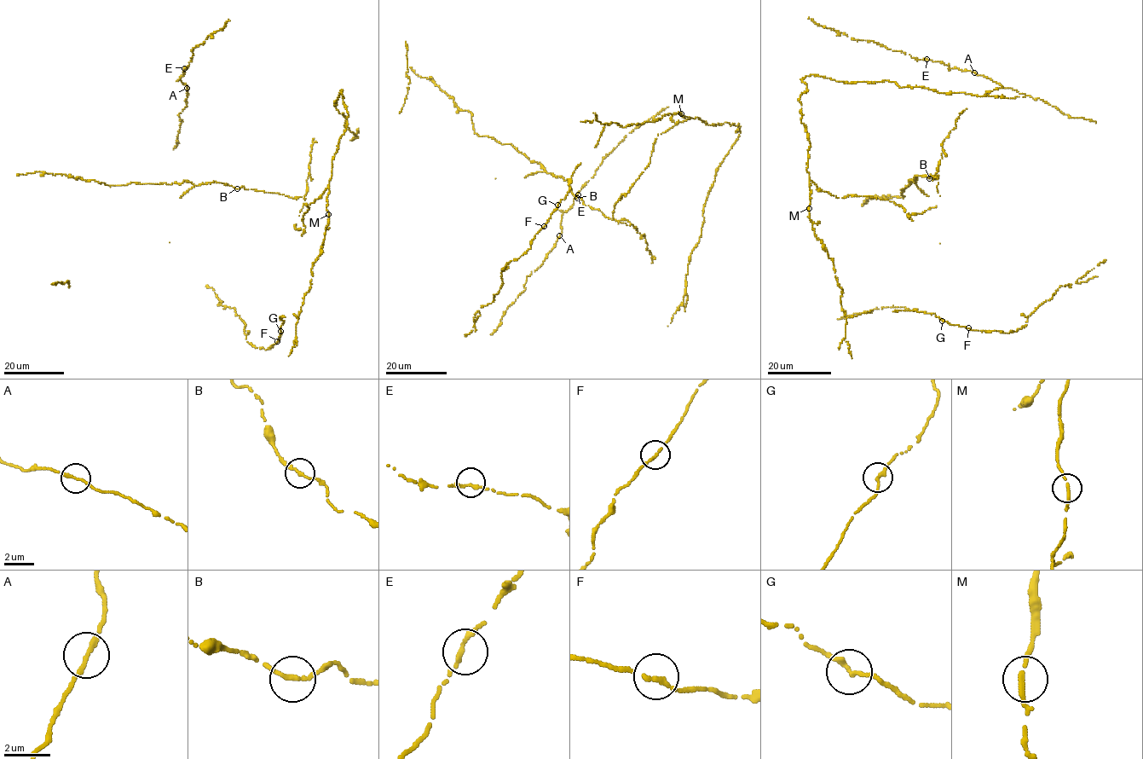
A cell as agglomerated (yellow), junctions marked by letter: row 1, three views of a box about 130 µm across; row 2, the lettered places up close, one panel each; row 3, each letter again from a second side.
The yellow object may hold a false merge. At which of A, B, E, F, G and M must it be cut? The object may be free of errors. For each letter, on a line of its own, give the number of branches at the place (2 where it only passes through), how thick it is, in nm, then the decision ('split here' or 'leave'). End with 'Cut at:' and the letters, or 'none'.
A: 2 | 200 nm | leave
B: 2 | 200 nm | leave
E: 2 | 200 nm | leave
F: 2 | 200 nm | leave
G: 2 | 200 nm | leave
M: 2 | 200 nm | leave
Cut at: none

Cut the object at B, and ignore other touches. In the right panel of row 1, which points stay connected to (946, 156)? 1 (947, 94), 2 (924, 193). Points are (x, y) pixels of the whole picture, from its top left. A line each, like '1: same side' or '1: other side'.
1: other side
2: other side

